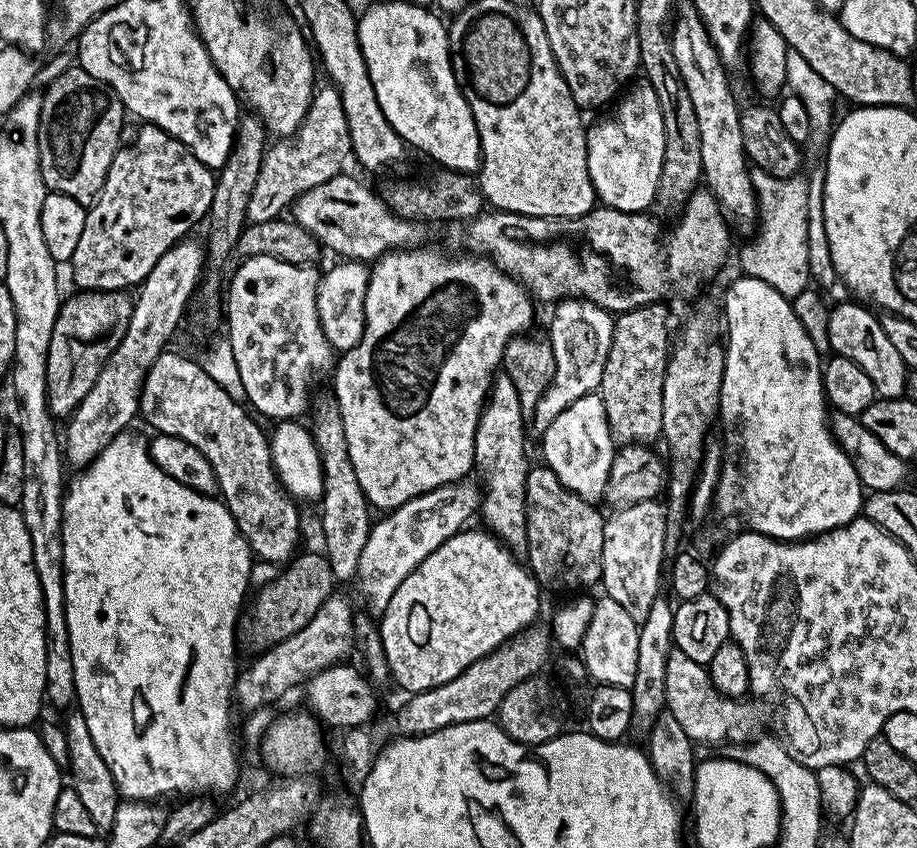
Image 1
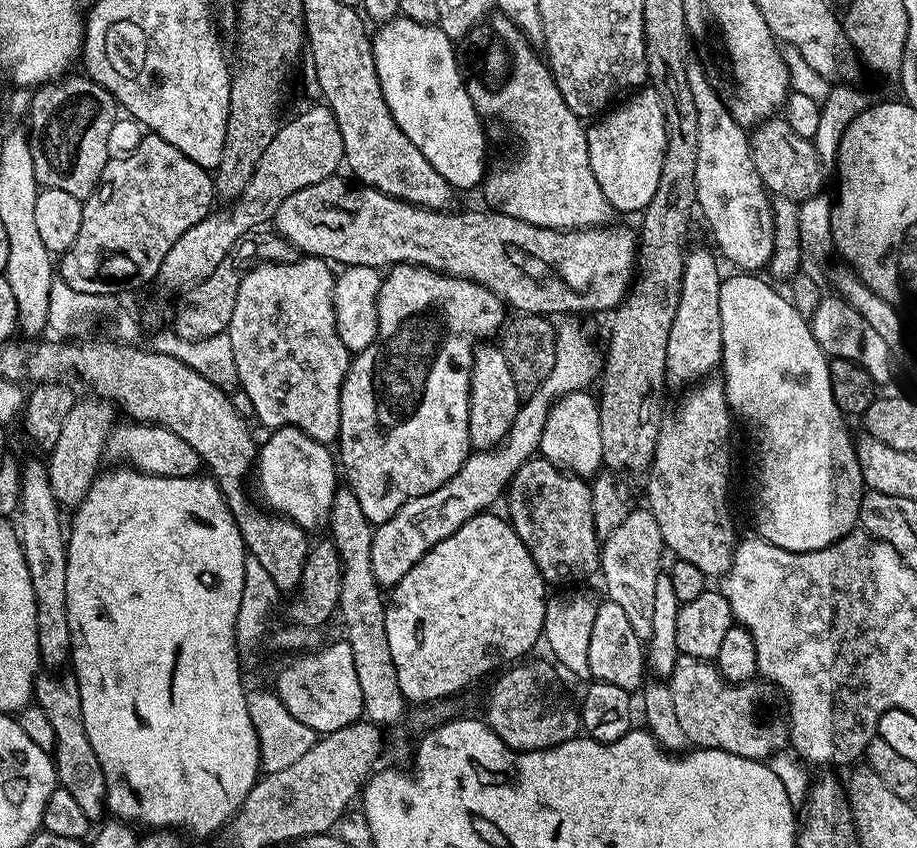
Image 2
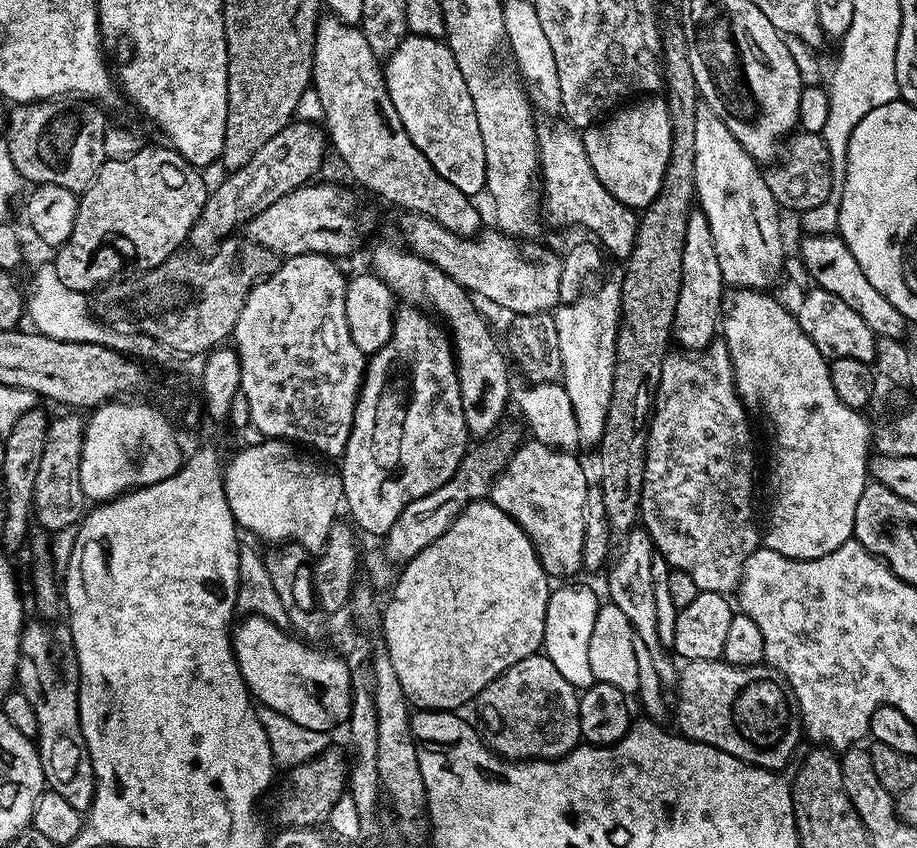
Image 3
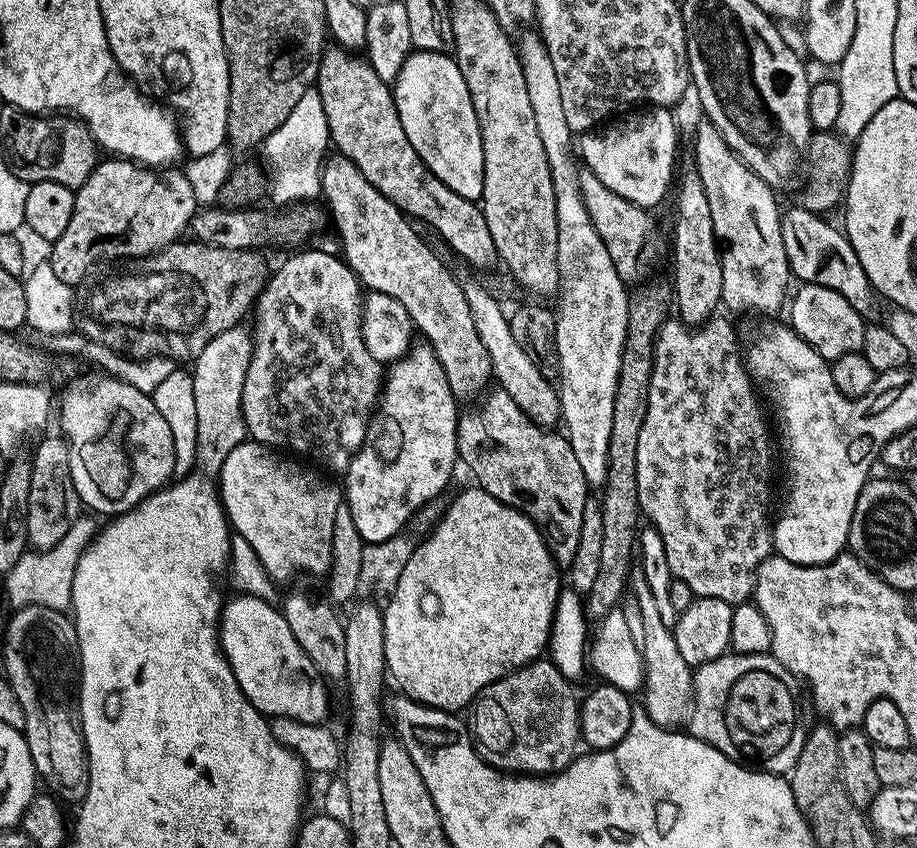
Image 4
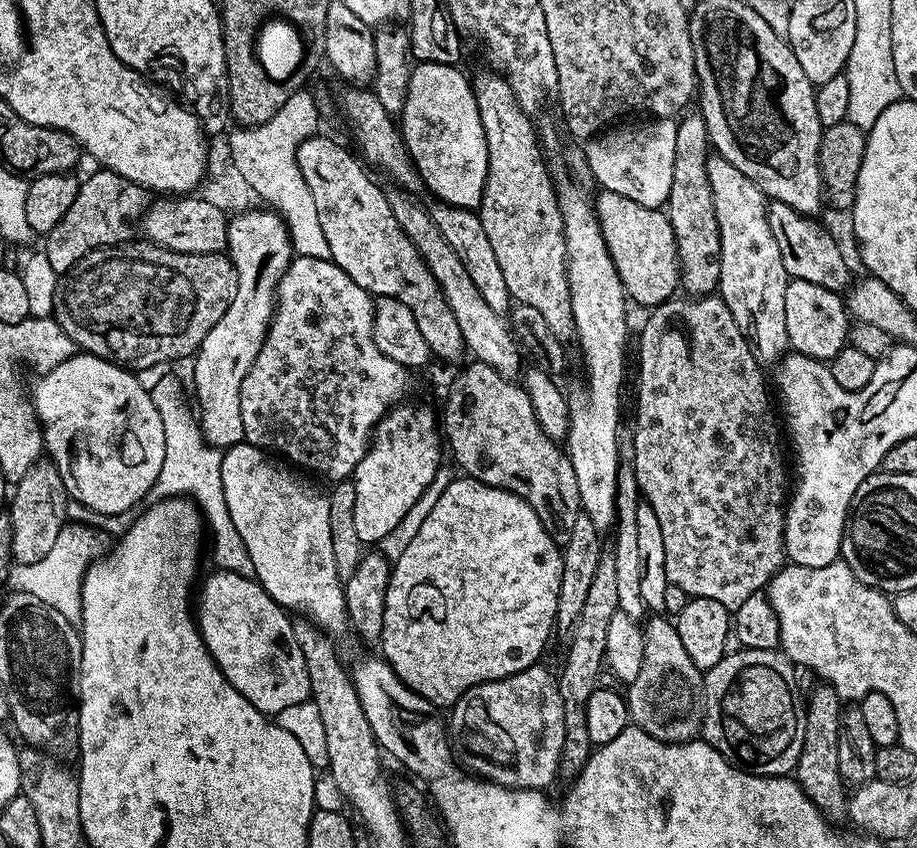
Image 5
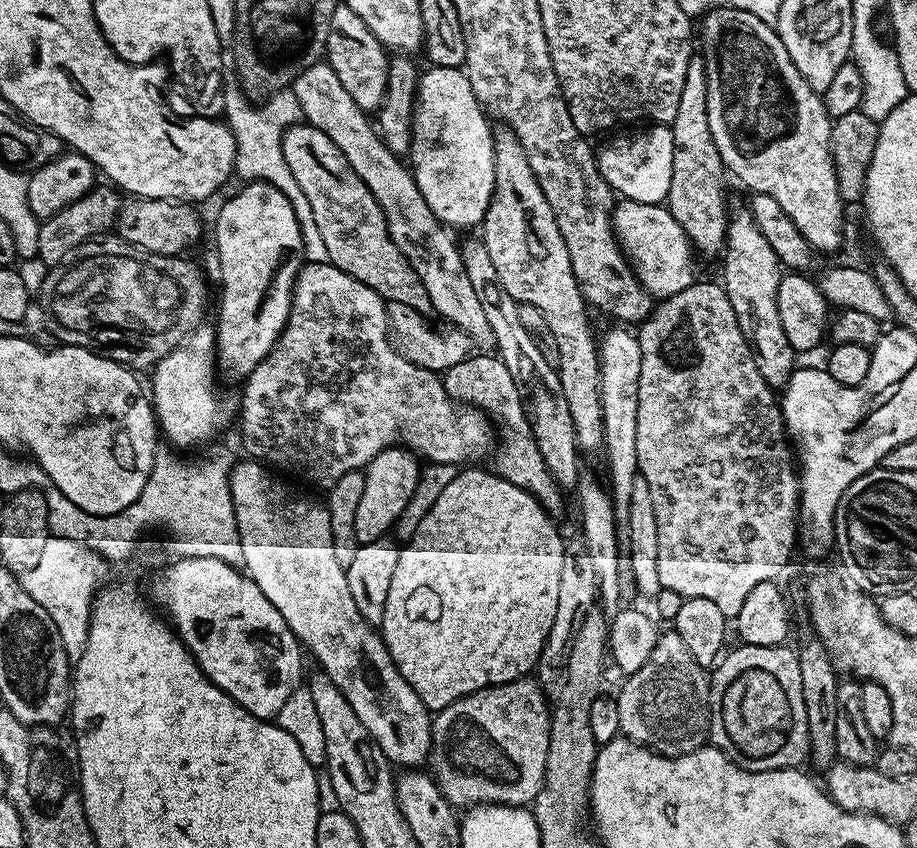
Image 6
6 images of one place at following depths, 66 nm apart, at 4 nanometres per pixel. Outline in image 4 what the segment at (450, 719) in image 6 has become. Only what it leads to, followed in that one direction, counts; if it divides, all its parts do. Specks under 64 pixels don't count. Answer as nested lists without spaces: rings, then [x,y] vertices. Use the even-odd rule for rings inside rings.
[[[537,658],[483,688],[466,716],[480,757],[501,772],[533,776],[561,772],[576,759],[576,747],[582,744],[580,705],[571,686],[550,659]]]

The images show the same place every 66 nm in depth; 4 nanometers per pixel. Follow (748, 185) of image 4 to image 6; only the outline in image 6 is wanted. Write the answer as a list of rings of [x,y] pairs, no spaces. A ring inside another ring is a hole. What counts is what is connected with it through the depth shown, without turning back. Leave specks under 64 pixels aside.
[[[751,211],[731,213],[723,260],[722,287],[730,298],[730,306],[734,306],[738,326],[754,354],[754,366],[758,366],[758,374],[766,378],[773,390],[783,390],[797,367],[798,353],[790,346],[782,330],[782,318],[778,318],[778,282],[782,265],[774,250],[770,250],[770,242],[762,238],[762,230],[758,230],[752,221]]]

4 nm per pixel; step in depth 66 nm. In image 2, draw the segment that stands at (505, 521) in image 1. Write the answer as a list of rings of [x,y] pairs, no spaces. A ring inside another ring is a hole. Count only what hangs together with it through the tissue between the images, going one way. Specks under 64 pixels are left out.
[[[495,343],[483,344],[472,354],[468,395],[468,443],[476,450],[497,448],[504,441],[522,403],[522,394],[514,386],[514,374],[510,374],[510,366],[506,366],[506,358],[500,353],[499,347]]]

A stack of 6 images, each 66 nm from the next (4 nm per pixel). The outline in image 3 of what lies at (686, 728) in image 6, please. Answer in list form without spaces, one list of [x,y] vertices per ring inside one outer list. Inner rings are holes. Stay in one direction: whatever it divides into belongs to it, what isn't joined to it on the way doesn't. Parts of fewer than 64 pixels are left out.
[[[640,526],[633,528],[627,536],[623,537],[621,544],[624,545],[621,546],[620,553],[618,553],[618,548],[607,569],[607,572],[609,571],[607,599],[614,606],[618,606],[618,610],[622,610],[622,614],[626,614],[626,618],[630,618],[633,632],[646,642],[646,647],[650,650],[654,667],[658,670],[662,684],[665,686],[675,685],[678,679],[678,664],[670,655],[669,649],[661,644],[658,634],[658,613],[655,606],[653,581],[653,563],[658,553],[655,546],[652,545],[650,534]]]

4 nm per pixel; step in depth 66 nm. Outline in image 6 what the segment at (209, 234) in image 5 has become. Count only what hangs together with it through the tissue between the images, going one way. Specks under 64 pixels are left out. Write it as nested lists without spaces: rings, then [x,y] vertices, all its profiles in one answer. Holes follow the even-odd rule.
[[[128,198],[121,203],[120,215],[116,218],[114,232],[119,239],[150,250],[150,254],[184,256],[191,244],[196,244],[203,234],[200,216],[191,203],[182,200],[141,200]]]

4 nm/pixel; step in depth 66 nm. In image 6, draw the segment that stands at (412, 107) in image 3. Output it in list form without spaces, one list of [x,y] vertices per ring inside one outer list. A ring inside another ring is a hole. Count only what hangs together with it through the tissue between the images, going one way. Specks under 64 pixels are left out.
[[[435,66],[427,69],[429,72],[421,71],[416,82],[416,105],[412,111],[412,147],[410,149],[410,171],[412,177],[416,179],[418,190],[422,190],[422,198],[426,198],[426,206],[434,210],[434,214],[440,220],[441,224],[449,229],[472,228],[483,225],[484,215],[490,206],[490,198],[494,194],[494,135],[493,125],[488,125],[489,117],[483,108],[480,107],[478,98],[468,81],[468,73],[458,68],[437,68]]]

